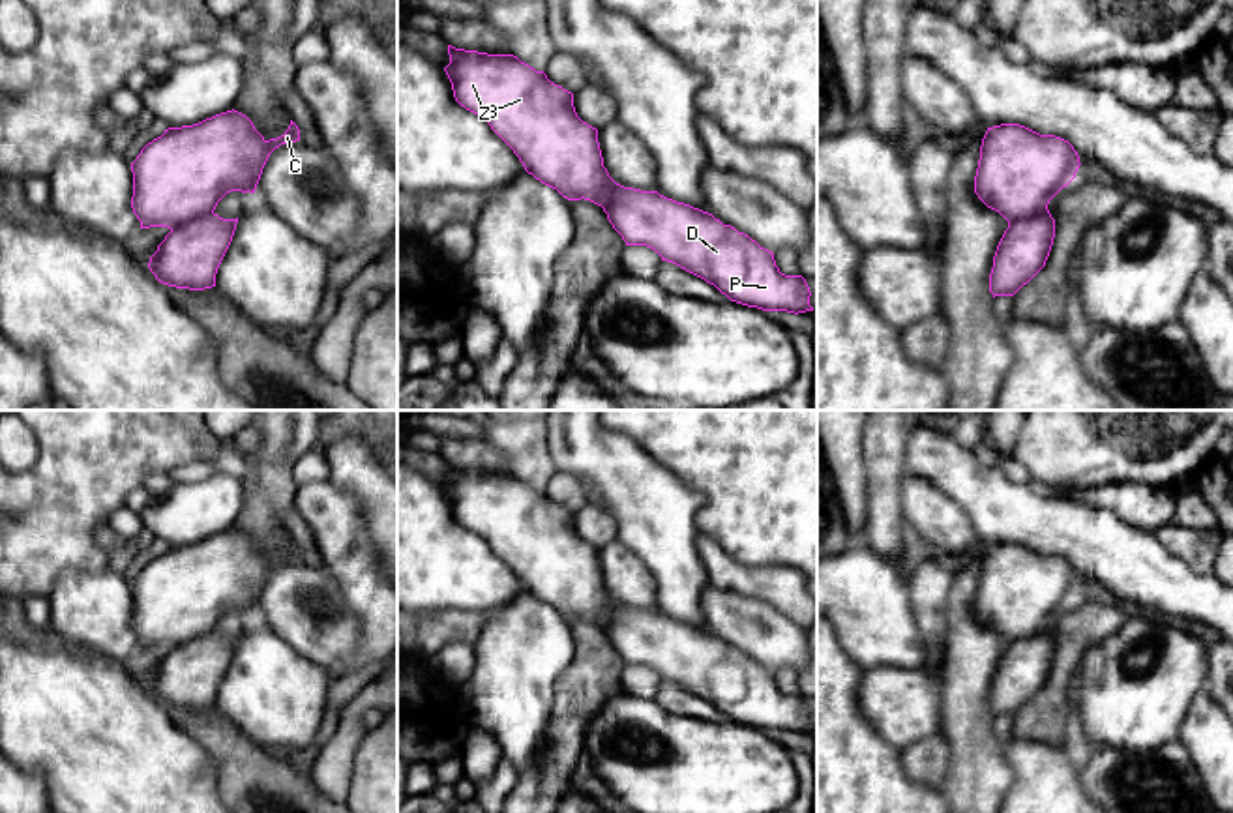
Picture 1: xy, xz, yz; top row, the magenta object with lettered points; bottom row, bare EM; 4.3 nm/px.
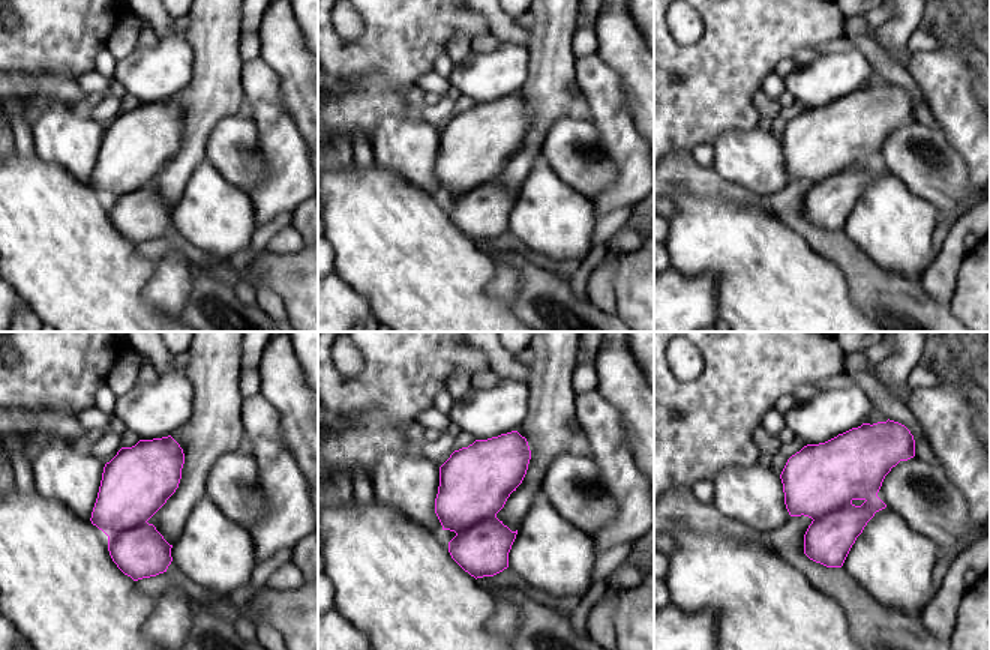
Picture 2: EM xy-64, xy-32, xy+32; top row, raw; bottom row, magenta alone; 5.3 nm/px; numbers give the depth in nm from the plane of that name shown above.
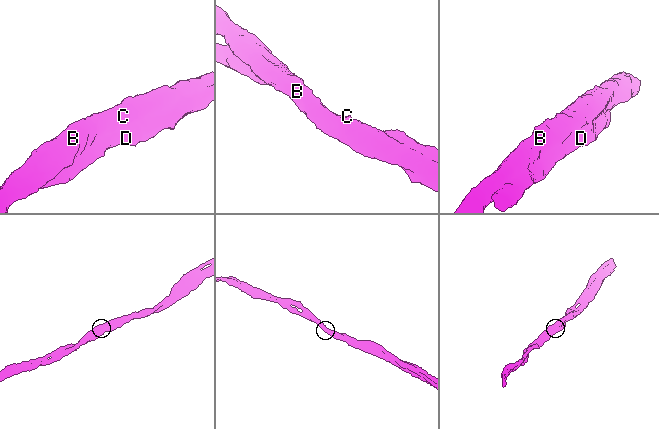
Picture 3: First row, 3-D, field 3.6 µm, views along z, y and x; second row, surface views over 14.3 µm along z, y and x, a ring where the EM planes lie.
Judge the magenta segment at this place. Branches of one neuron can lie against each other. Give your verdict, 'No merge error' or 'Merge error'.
No merge error

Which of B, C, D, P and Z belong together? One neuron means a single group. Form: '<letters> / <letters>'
B C D P Z

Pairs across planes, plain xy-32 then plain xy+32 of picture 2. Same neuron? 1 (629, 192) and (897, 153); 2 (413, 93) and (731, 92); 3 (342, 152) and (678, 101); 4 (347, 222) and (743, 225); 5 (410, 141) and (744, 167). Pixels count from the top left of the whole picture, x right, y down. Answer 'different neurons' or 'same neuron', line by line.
1: different neurons
2: different neurons
3: different neurons
4: same neuron
5: same neuron

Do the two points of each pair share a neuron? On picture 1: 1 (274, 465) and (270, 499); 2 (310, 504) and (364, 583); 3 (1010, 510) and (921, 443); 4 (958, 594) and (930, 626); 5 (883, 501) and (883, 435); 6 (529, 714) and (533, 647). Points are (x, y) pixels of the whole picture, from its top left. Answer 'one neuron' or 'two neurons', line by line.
1: one neuron
2: one neuron
3: one neuron
4: two neurons
5: one neuron
6: one neuron

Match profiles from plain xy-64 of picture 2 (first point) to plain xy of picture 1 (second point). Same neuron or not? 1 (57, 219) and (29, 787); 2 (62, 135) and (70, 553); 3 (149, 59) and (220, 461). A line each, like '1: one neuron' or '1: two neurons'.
1: two neurons
2: two neurons
3: two neurons

